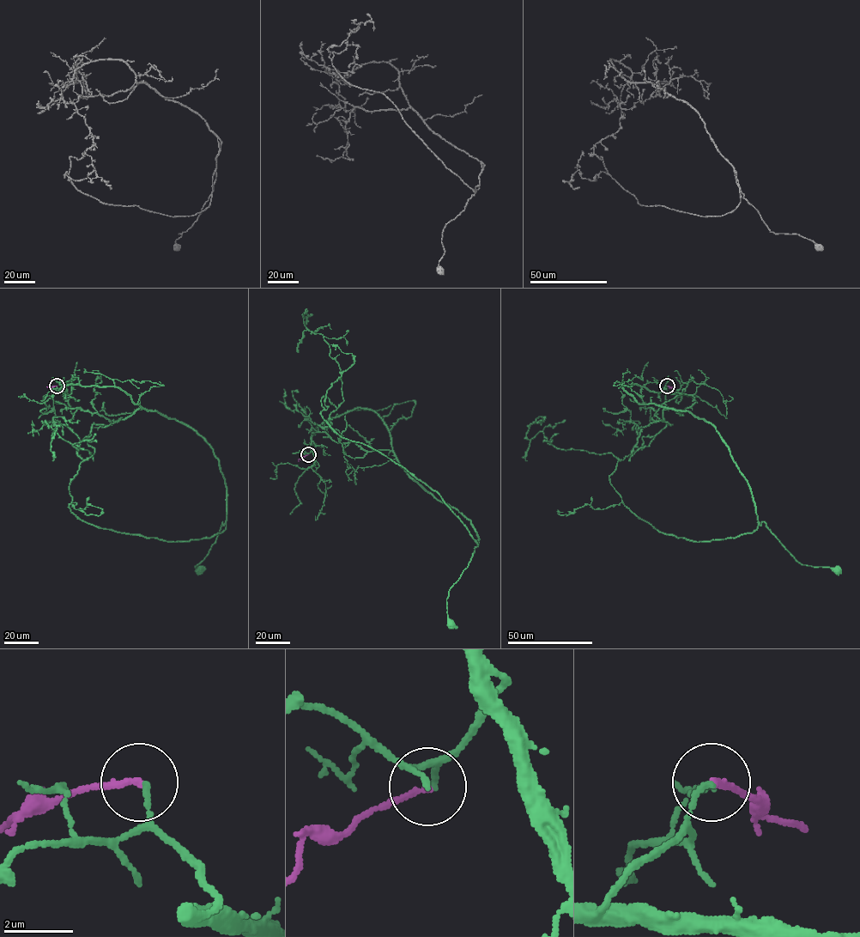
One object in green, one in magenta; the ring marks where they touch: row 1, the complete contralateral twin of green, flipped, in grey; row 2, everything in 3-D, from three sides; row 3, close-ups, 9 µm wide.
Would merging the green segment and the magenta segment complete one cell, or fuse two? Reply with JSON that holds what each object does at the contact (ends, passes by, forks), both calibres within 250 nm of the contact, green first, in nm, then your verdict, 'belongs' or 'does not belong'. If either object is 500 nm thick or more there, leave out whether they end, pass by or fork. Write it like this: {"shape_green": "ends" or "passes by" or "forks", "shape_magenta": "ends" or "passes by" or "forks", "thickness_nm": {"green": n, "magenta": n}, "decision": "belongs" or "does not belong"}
{"shape_green": "ends", "shape_magenta": "ends", "thickness_nm": {"green": 150, "magenta": 160}, "decision": "does not belong"}

